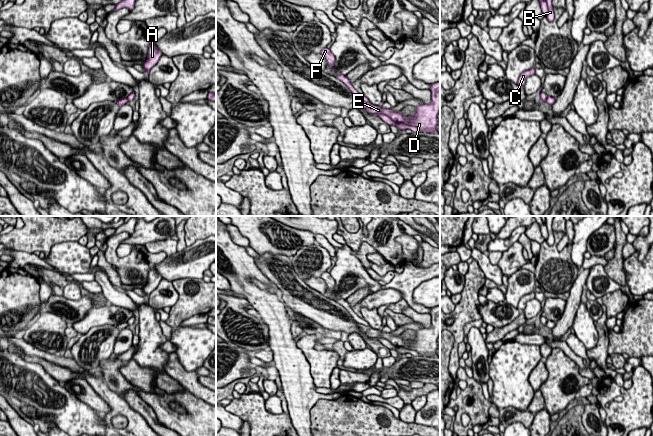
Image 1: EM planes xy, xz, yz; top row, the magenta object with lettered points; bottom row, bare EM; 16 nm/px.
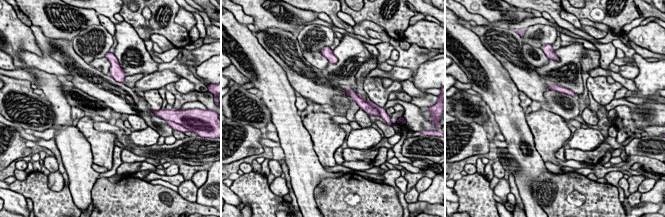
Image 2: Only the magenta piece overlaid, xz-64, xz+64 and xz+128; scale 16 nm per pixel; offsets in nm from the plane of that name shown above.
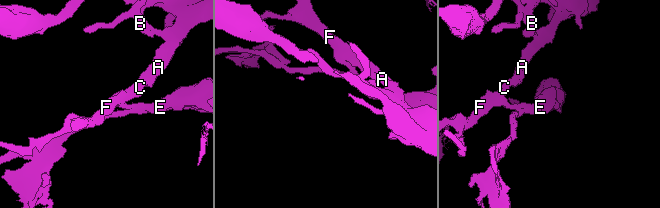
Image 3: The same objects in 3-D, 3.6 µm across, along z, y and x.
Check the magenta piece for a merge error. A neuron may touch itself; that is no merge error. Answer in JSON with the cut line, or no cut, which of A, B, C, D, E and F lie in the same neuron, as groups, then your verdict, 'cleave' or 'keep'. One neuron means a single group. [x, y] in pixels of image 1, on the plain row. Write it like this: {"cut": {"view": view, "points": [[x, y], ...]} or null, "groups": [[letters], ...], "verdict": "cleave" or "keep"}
{"cut": {"view": "xz", "points": [[349, 311], [354, 317], [357, 317]]}, "groups": [["A", "C", "F"], ["B", "D", "E"]], "verdict": "cleave"}

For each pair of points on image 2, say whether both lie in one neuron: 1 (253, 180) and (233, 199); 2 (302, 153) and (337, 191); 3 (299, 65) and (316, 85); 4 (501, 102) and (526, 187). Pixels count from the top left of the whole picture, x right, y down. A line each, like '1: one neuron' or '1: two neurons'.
1: two neurons
2: two neurons
3: one neuron
4: one neuron

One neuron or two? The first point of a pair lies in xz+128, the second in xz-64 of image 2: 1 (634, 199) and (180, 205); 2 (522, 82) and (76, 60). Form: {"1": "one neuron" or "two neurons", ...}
{"1": "two neurons", "2": "one neuron"}

